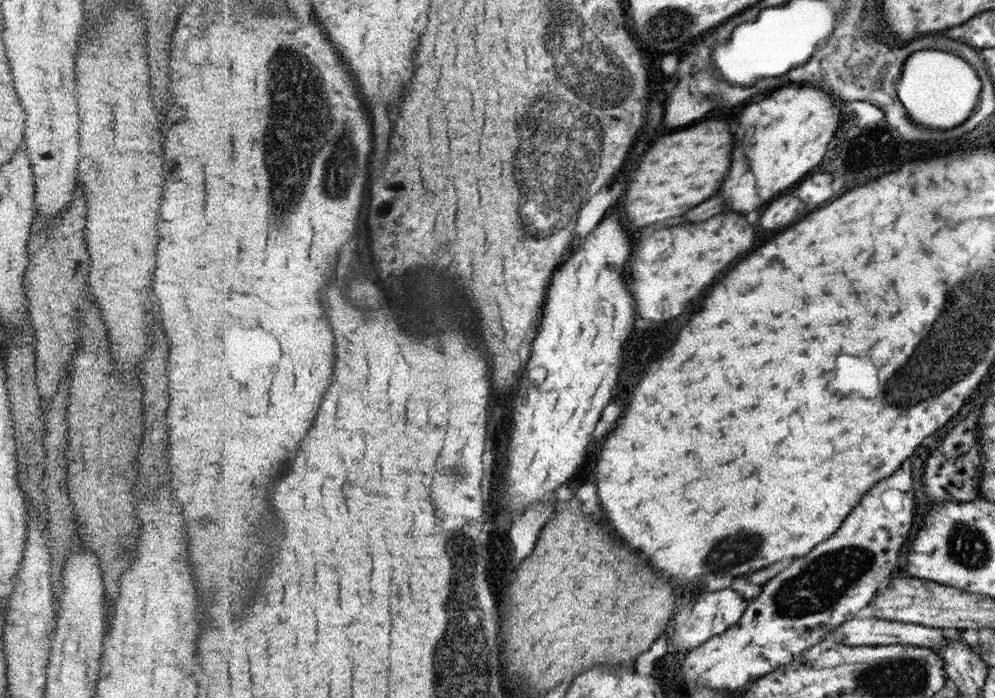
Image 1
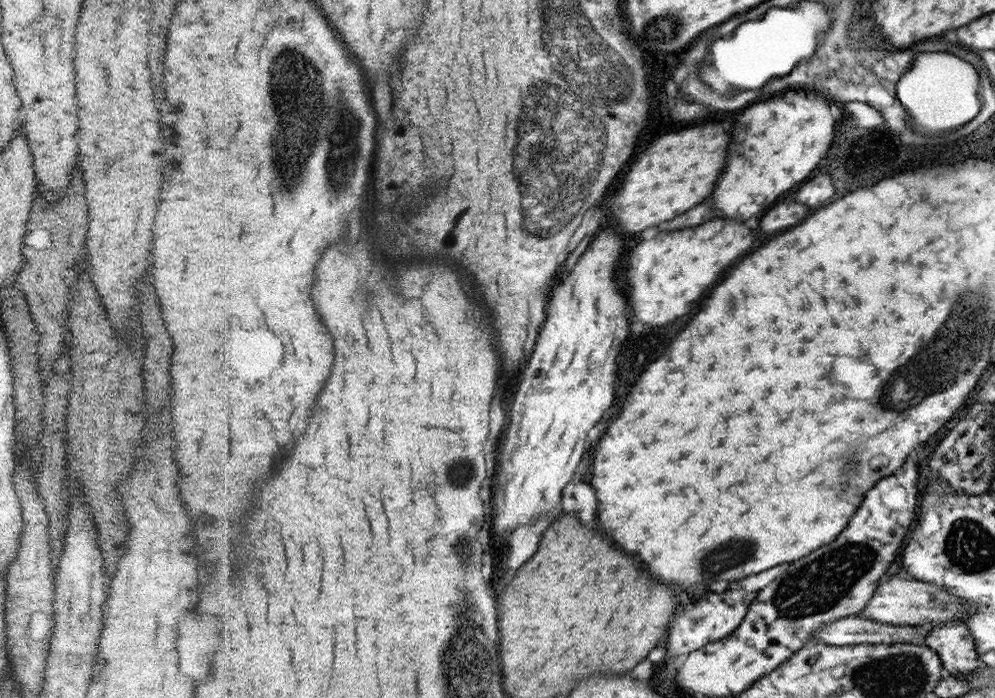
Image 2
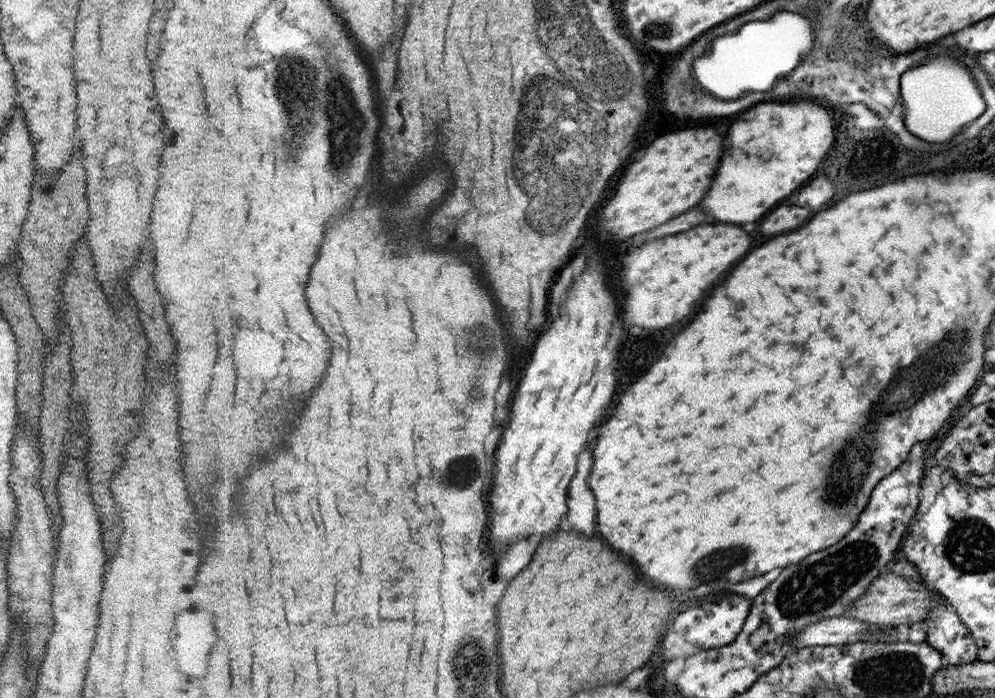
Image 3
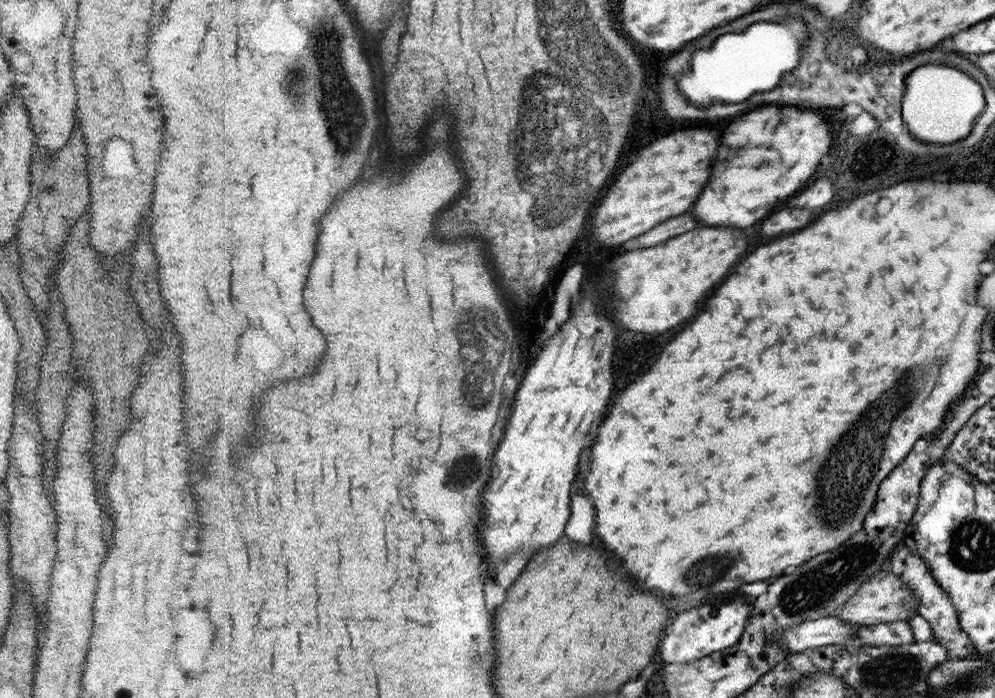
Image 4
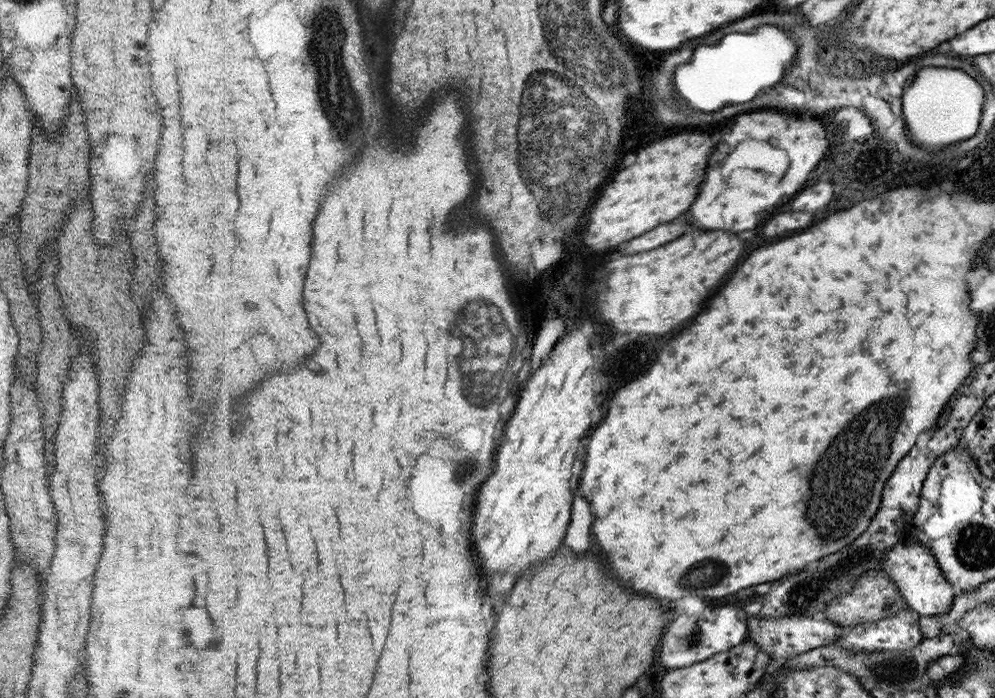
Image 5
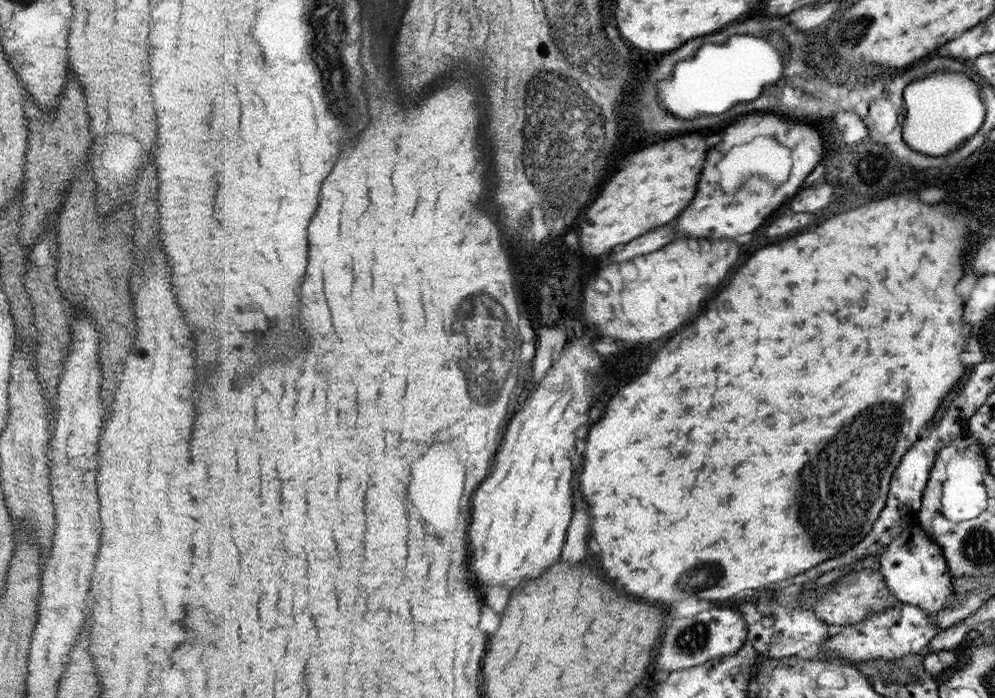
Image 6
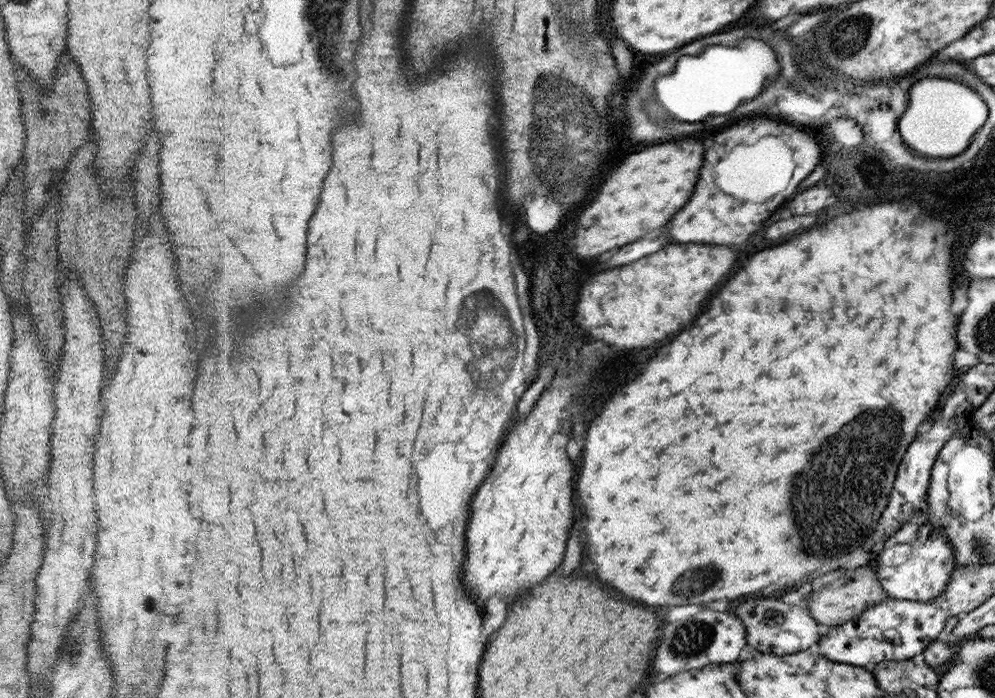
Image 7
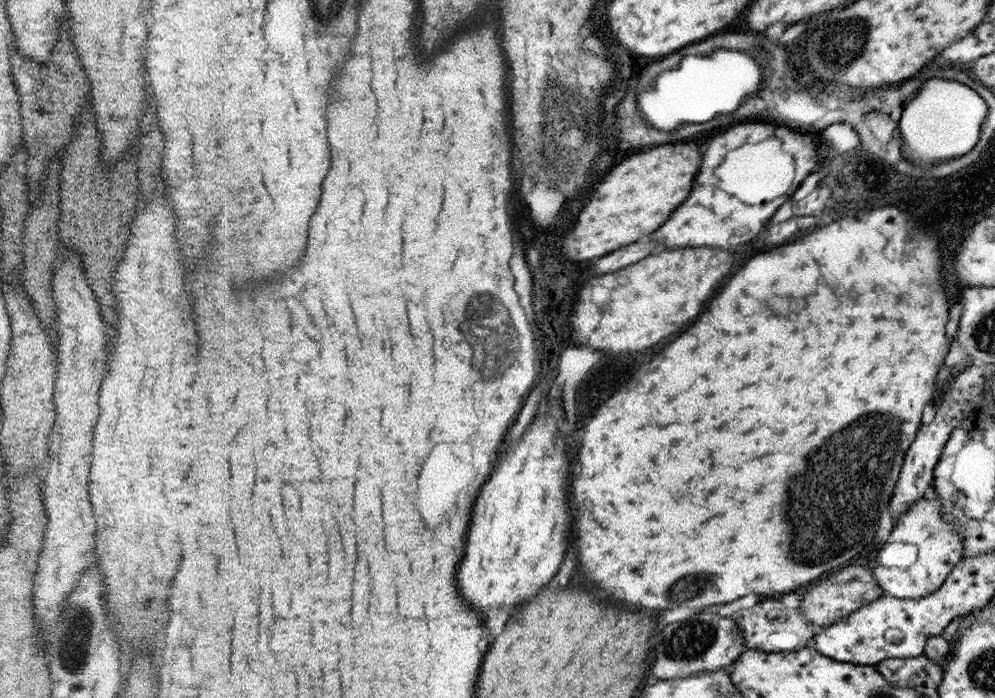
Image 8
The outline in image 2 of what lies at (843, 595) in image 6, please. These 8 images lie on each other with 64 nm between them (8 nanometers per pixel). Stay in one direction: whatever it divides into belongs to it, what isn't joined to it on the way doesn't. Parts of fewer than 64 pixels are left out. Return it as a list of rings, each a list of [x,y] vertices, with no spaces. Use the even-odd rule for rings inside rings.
[[[894,573],[887,580],[880,582],[868,604],[860,612],[860,617],[868,618],[882,624],[920,625],[928,627],[940,625],[944,621],[962,621],[968,619],[968,606],[960,602],[958,596],[940,589],[934,584],[909,578],[906,575]]]

